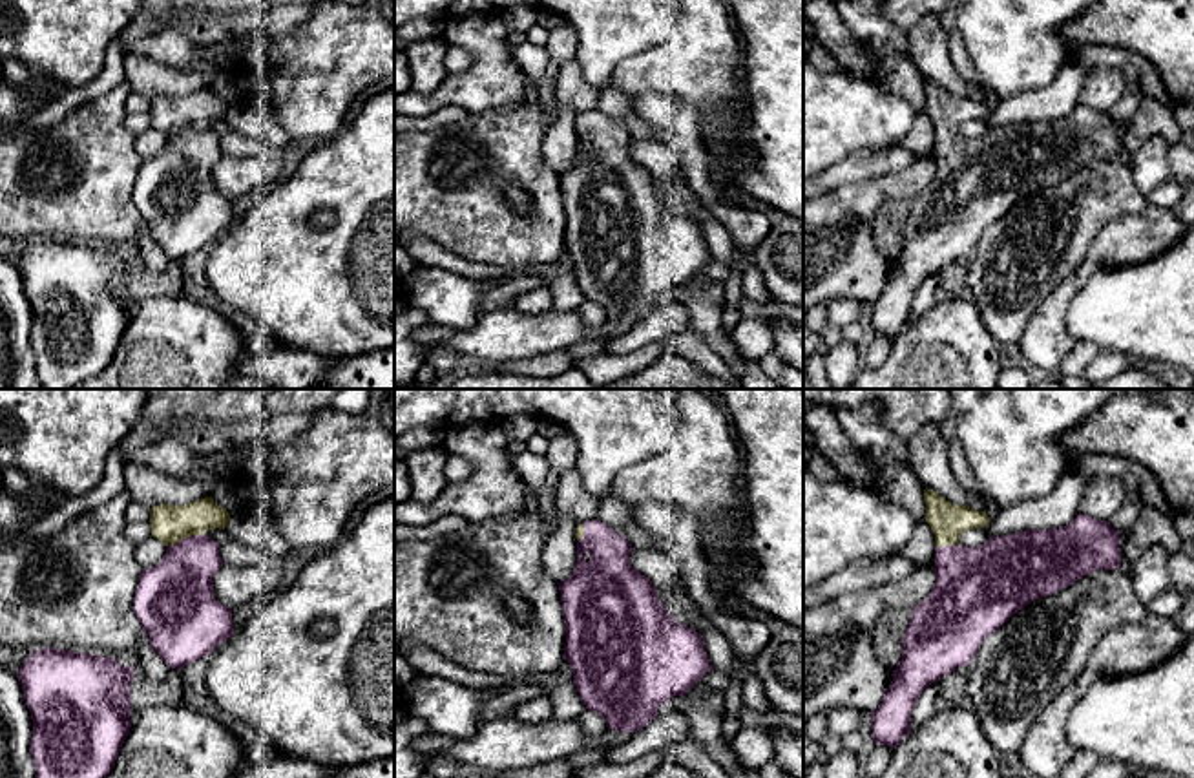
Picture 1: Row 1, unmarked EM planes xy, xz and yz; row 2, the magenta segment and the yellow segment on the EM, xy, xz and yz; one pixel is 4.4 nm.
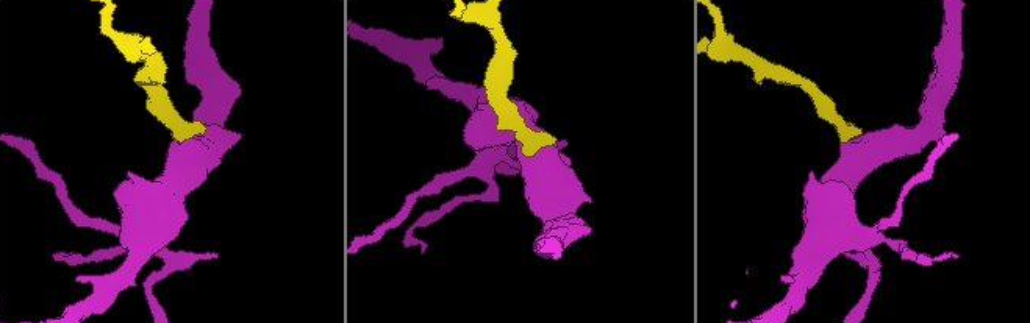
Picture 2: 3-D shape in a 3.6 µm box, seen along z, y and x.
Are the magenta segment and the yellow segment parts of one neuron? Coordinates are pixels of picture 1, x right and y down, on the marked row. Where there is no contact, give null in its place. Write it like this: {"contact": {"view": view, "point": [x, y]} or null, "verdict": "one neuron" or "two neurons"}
{"contact": {"view": "xy", "point": [187, 537]}, "verdict": "one neuron"}

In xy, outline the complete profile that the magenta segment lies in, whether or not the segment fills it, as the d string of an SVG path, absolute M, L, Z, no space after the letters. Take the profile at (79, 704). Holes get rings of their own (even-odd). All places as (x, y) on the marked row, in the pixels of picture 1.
M35 650L18 668L33 720L37 778L106 778L130 732L135 667L73 650Z

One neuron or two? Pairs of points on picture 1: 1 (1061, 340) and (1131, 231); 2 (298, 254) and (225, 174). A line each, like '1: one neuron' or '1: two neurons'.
1: one neuron
2: two neurons

